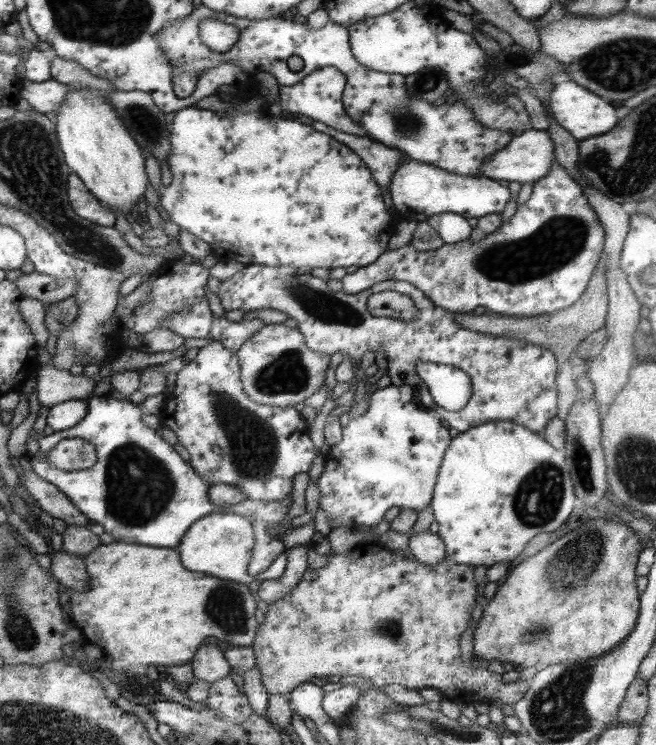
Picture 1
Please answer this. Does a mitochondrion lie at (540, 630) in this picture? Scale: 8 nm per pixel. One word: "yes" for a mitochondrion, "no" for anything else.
yes

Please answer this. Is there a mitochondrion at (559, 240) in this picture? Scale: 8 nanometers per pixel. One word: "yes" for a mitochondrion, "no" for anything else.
yes

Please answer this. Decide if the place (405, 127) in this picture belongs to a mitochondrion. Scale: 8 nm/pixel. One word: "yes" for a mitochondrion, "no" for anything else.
yes

